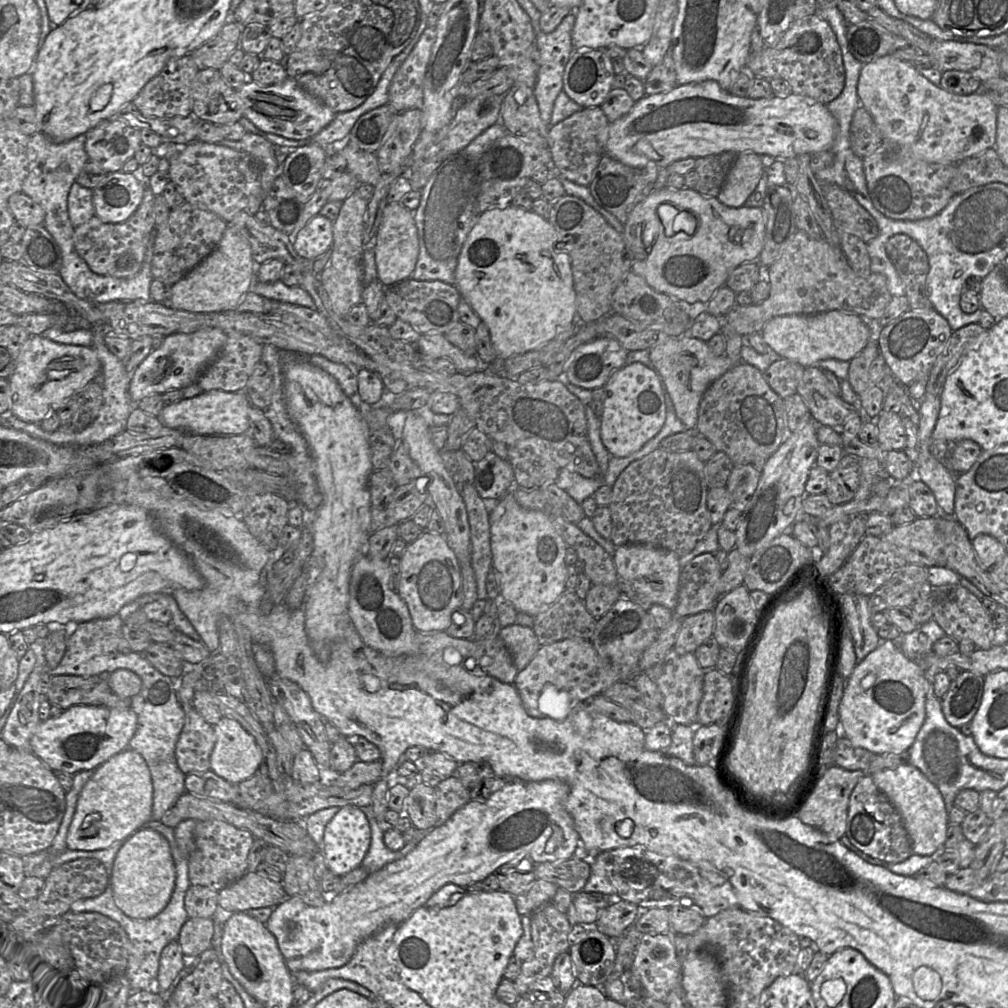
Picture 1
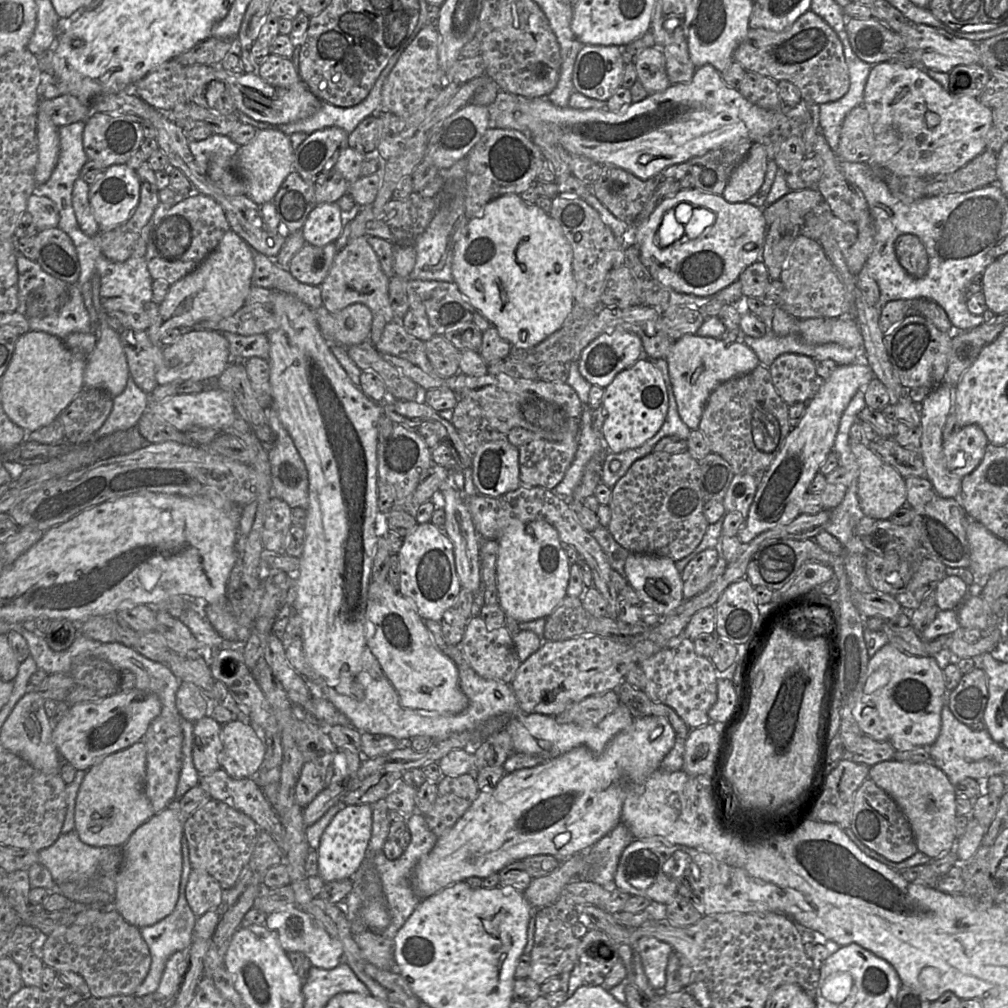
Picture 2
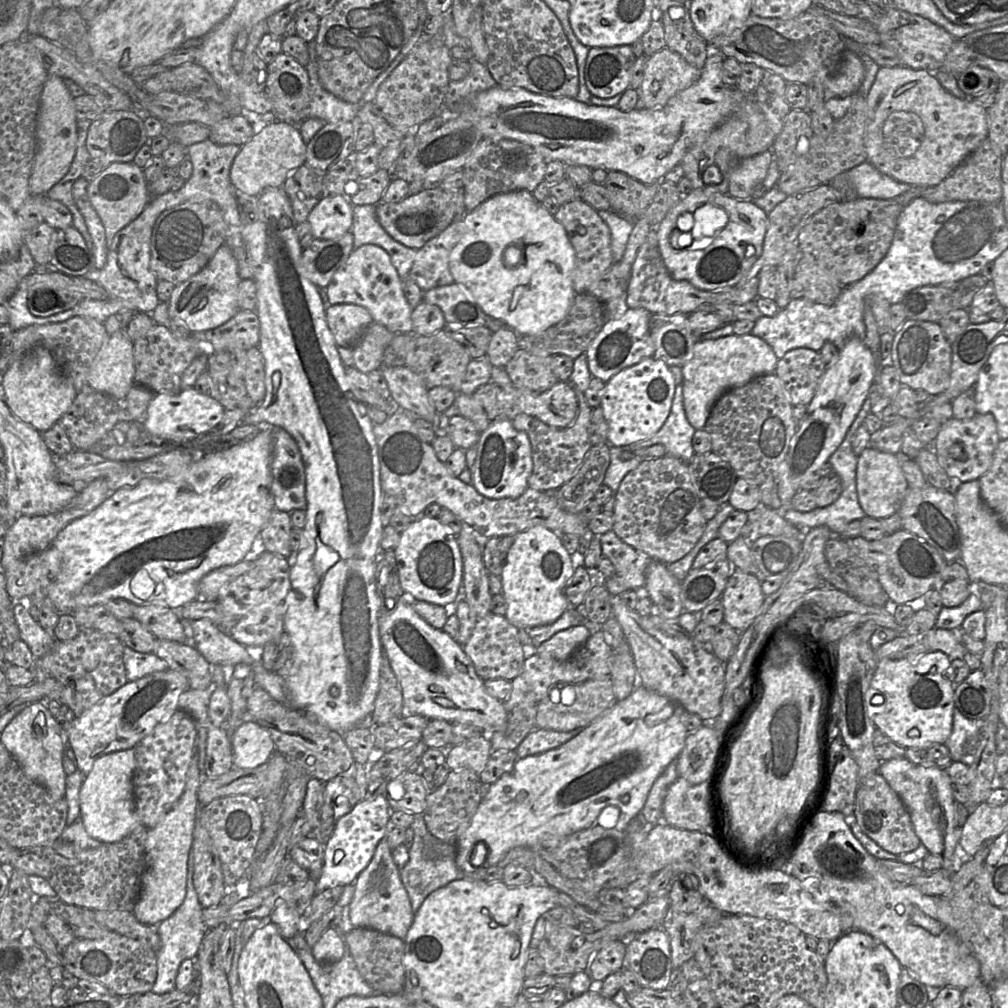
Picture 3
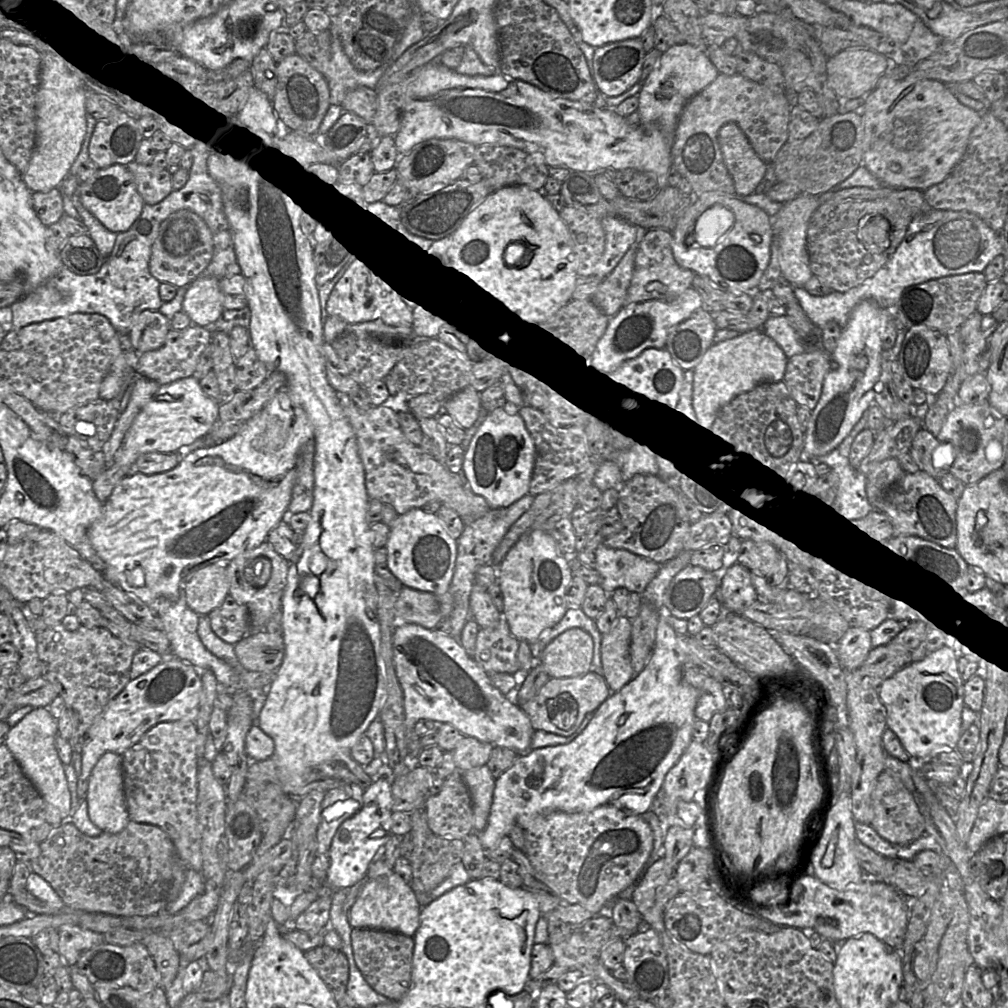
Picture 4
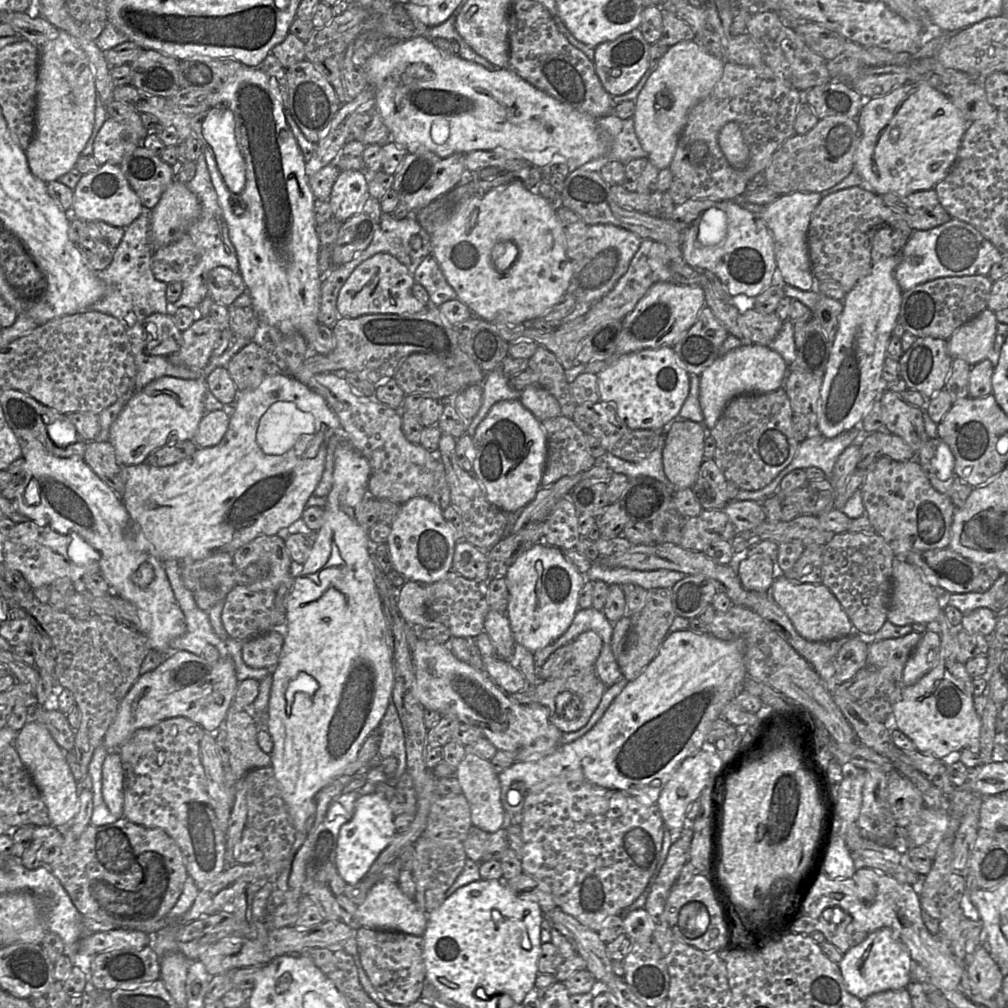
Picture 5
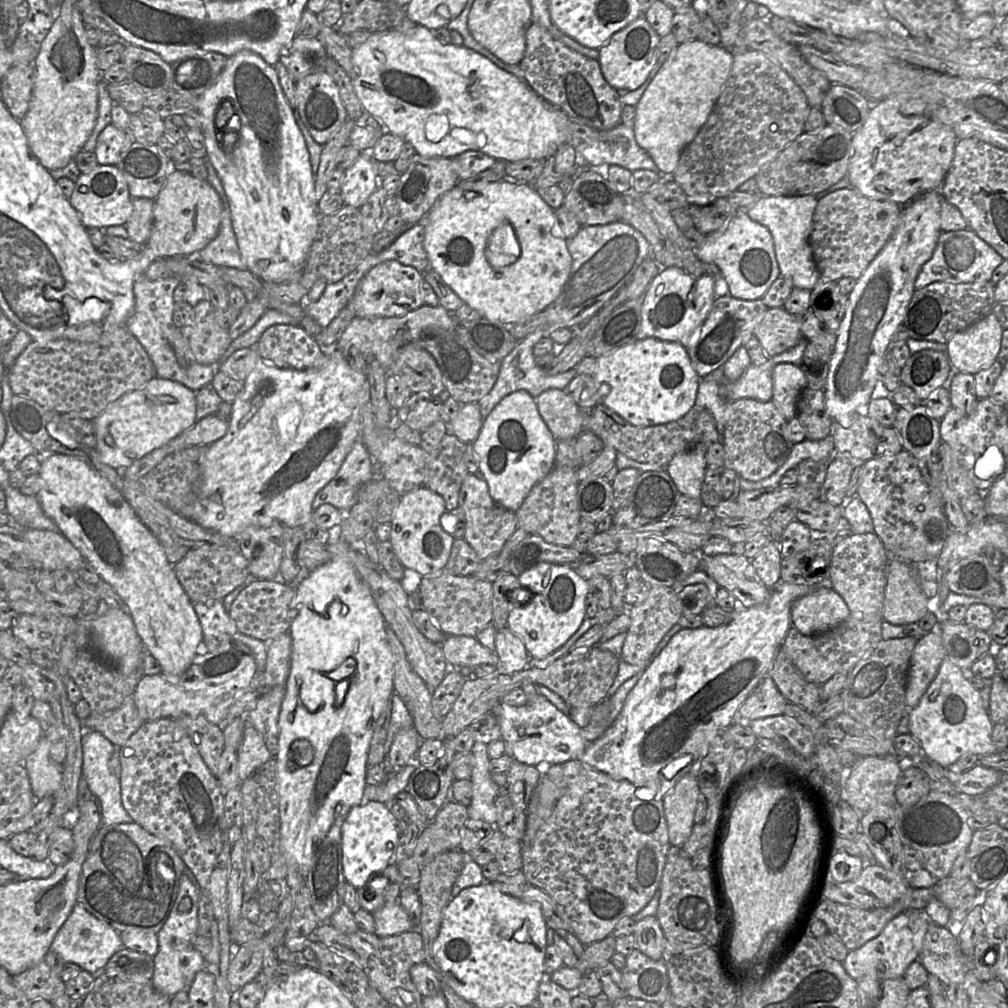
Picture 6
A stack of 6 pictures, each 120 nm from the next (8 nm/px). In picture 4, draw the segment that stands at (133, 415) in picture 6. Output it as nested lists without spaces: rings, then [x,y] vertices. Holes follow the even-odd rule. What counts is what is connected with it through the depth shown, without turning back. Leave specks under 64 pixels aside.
[[[193,376],[179,379],[169,384],[161,385],[152,399],[141,409],[129,428],[123,444],[119,449],[114,462],[93,480],[93,491],[101,503],[105,503],[112,494],[116,485],[130,475],[130,468],[139,456],[149,452],[172,453],[179,448],[189,445],[198,438],[209,433],[219,420],[219,404],[208,397],[200,387],[199,380]]]

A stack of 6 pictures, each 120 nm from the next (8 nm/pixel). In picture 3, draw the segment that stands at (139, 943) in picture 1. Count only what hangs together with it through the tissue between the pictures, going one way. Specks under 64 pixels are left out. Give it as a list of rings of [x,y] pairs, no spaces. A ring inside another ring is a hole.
[[[191,846],[187,862],[187,885],[184,900],[172,915],[156,926],[156,930],[161,938],[161,948],[156,952],[157,977],[151,990],[156,994],[165,994],[176,989],[176,977],[181,963],[185,959],[196,957],[202,939],[208,929],[203,921],[203,907],[199,902],[194,887],[193,872],[194,854]]]

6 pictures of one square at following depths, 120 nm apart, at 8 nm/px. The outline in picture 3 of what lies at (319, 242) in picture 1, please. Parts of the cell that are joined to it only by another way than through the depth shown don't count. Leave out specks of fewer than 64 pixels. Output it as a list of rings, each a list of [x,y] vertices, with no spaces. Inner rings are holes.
[[[326,194],[312,209],[307,221],[315,239],[339,238],[352,227],[353,205],[343,195]]]

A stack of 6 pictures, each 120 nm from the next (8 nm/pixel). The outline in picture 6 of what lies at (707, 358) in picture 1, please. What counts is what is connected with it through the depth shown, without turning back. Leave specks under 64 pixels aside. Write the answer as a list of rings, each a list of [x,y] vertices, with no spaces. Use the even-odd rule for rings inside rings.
[[[769,359],[762,365],[751,364],[736,381],[727,384],[727,399],[729,402],[752,398],[761,402],[772,399],[772,371],[775,364]]]

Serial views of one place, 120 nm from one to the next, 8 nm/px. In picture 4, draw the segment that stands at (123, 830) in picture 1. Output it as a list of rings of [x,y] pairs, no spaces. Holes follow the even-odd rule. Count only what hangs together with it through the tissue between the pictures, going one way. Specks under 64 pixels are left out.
[[[104,753],[93,767],[86,793],[88,816],[103,832],[119,833],[130,821],[123,790],[122,755]]]

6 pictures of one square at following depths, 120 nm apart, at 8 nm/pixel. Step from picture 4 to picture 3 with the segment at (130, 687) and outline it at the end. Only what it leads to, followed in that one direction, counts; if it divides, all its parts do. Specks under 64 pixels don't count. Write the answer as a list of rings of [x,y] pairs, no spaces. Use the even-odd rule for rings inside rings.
[[[167,669],[126,682],[75,718],[68,731],[68,745],[74,752],[77,769],[87,775],[94,761],[105,754],[133,748],[158,723],[178,709],[180,695],[189,689],[188,679],[177,671]]]

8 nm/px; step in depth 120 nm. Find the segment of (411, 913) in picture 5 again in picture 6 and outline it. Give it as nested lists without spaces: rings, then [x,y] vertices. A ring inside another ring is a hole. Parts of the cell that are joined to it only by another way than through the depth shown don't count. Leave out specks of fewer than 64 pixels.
[[[399,902],[387,903],[373,913],[375,934],[379,937],[411,931],[414,926]]]

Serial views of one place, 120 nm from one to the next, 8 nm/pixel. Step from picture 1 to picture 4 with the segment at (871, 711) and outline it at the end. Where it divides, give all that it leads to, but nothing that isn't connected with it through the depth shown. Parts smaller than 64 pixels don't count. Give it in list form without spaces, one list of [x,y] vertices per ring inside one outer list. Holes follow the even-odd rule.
[[[942,647],[919,662],[911,662],[878,689],[887,710],[887,728],[899,738],[910,757],[929,759],[940,749],[956,749],[962,735],[961,713],[964,704],[964,682],[958,670],[958,647]]]

